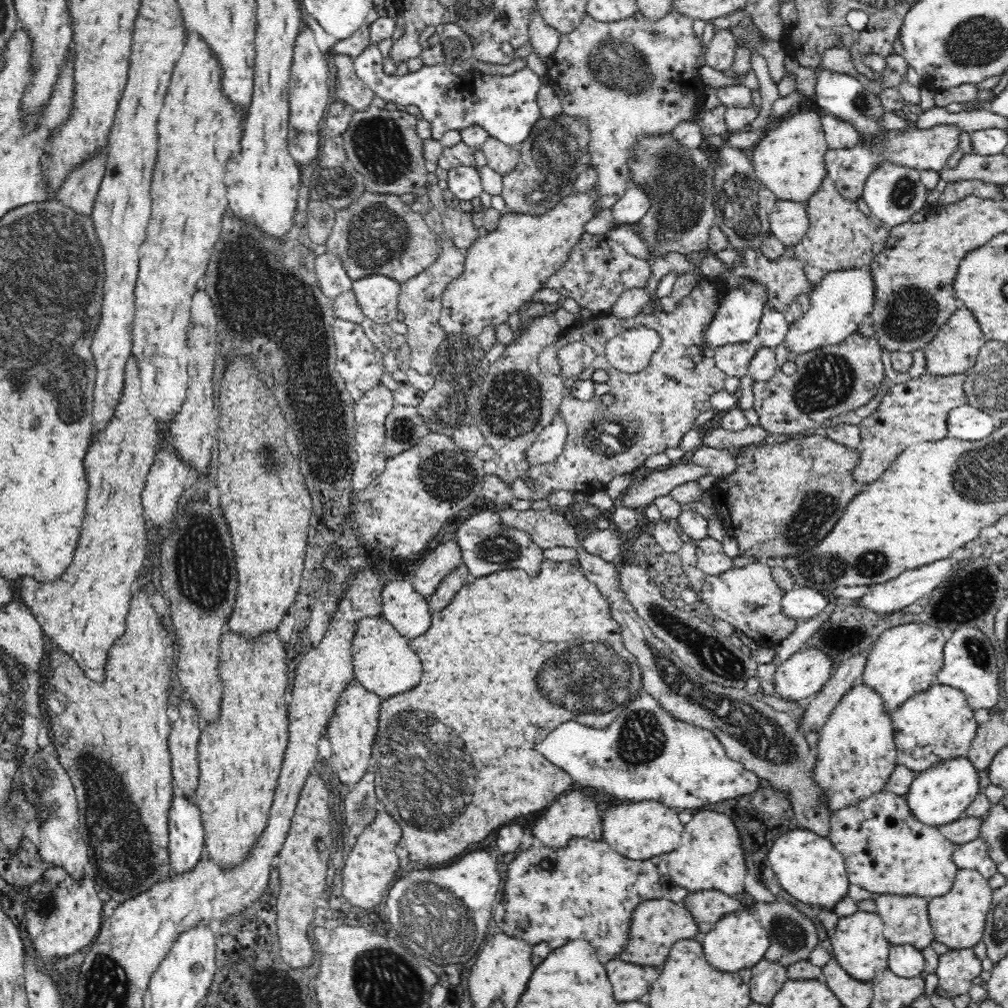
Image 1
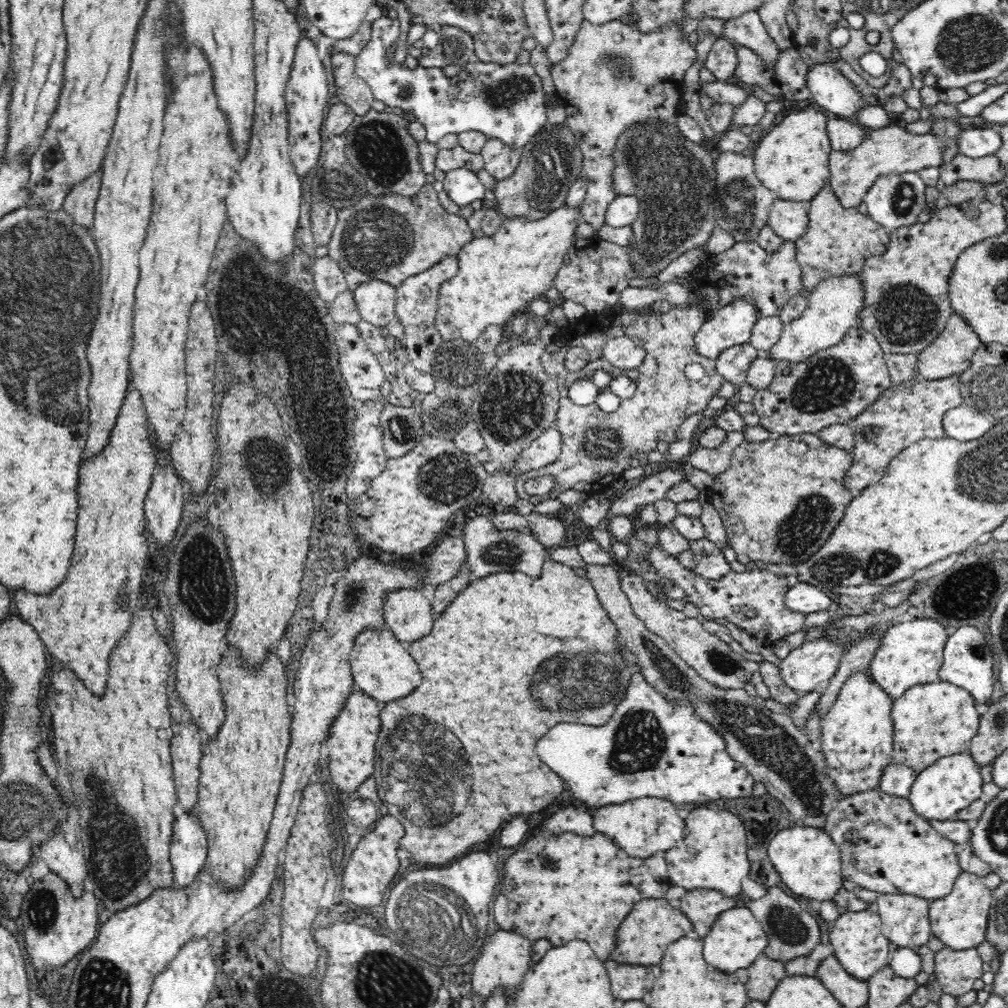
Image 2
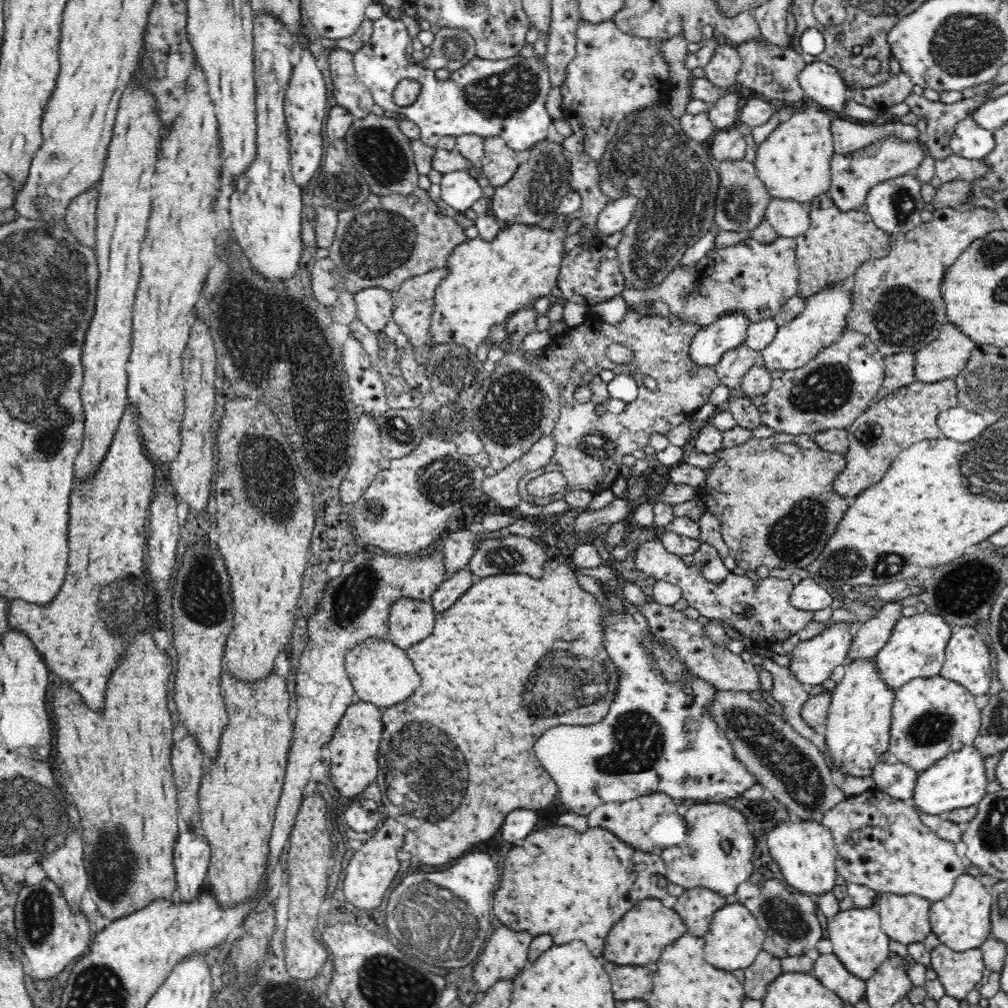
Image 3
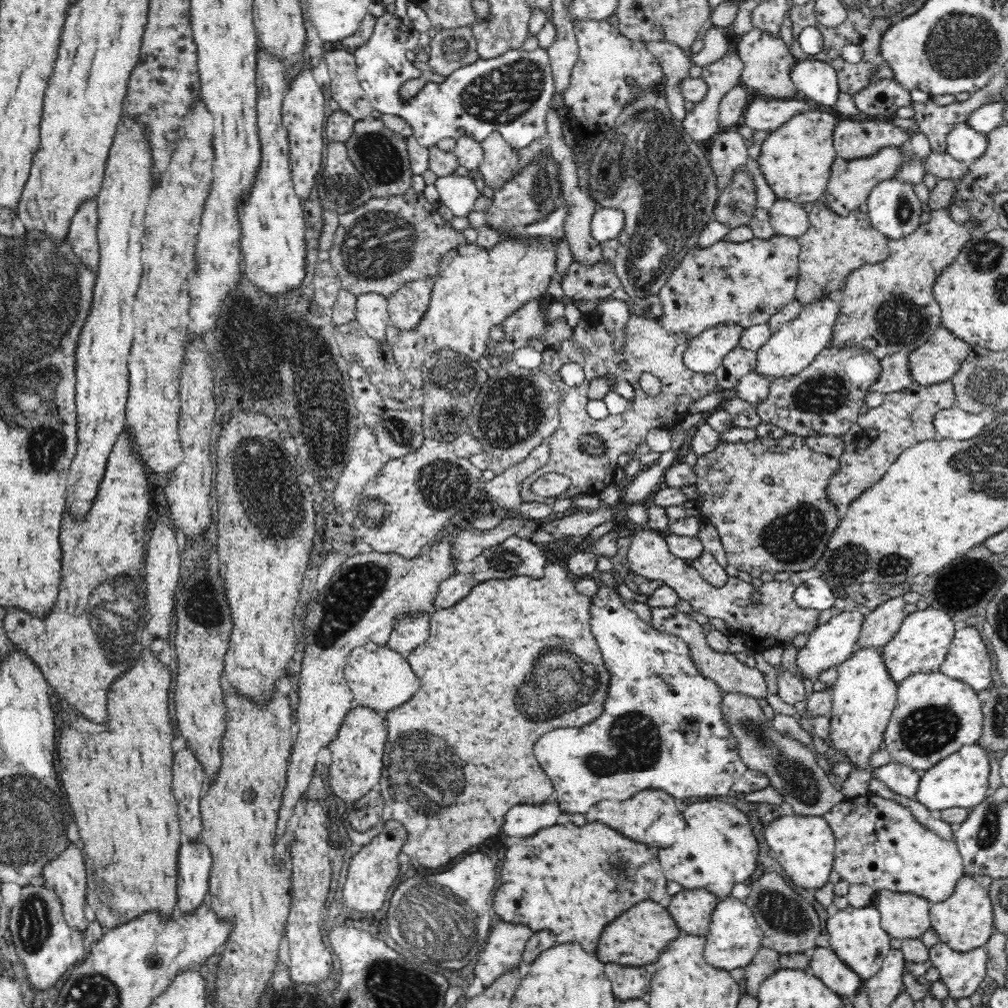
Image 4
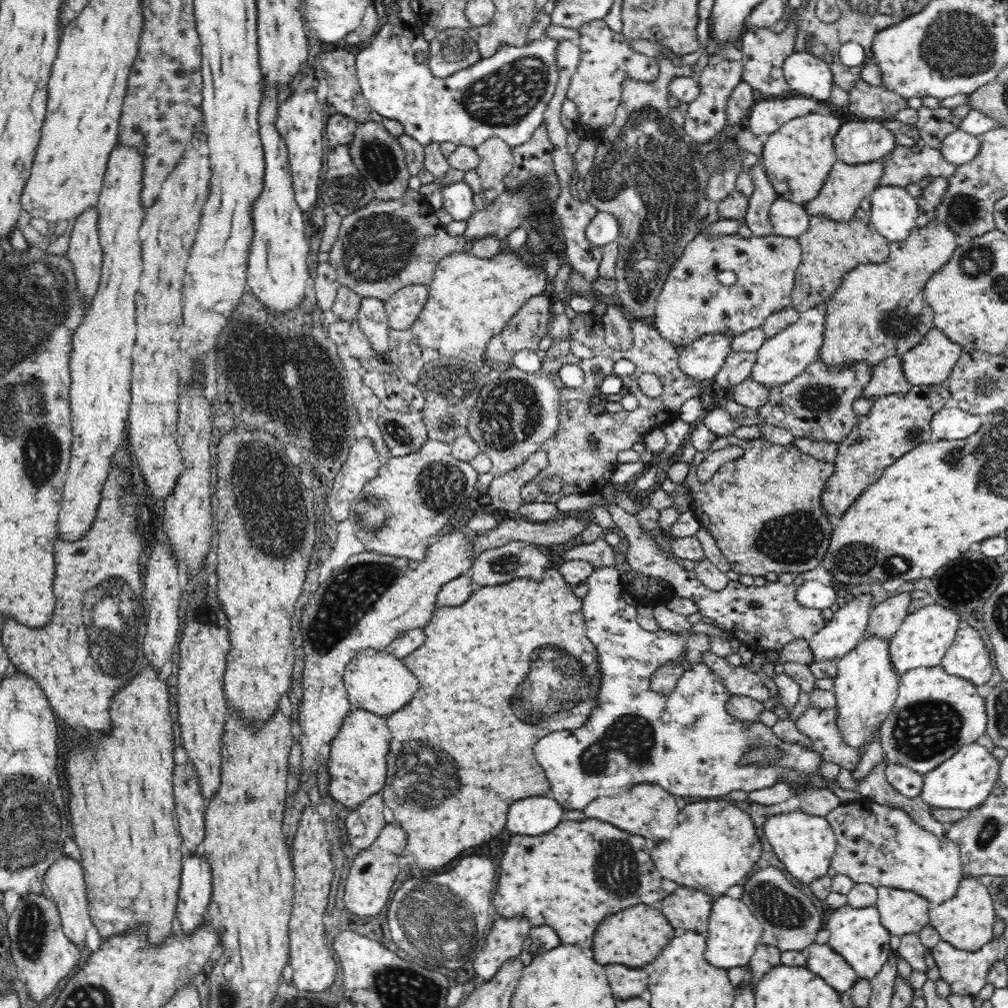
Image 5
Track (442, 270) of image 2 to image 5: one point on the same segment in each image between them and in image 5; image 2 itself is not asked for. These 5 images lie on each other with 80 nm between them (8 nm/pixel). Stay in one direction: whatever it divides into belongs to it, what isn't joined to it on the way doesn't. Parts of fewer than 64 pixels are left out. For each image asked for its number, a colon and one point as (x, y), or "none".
3: (414, 301)
4: (408, 306)
5: (403, 308)

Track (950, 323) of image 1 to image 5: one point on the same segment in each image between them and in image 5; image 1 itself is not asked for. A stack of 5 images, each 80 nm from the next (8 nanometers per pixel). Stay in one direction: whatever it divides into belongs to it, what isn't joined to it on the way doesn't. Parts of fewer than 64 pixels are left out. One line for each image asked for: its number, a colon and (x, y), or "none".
2: (951, 353)
3: (948, 355)
4: (938, 360)
5: (930, 363)

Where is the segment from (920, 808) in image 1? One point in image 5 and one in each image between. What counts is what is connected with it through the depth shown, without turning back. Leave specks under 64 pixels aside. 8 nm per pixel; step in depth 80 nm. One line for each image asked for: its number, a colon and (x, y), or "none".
2: (939, 792)
3: (958, 780)
4: (961, 780)
5: (963, 781)

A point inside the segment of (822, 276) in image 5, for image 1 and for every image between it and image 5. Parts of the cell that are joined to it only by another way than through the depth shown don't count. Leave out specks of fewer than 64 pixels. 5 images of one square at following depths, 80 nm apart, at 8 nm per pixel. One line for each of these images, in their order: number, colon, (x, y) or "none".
1: (840, 236)
2: (839, 240)
3: (837, 243)
4: (835, 245)

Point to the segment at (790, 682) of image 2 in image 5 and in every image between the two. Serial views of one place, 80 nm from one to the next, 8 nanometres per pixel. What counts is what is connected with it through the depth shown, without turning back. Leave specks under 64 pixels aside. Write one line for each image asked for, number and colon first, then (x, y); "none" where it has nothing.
3: (811, 663)
4: (830, 644)
5: (841, 634)

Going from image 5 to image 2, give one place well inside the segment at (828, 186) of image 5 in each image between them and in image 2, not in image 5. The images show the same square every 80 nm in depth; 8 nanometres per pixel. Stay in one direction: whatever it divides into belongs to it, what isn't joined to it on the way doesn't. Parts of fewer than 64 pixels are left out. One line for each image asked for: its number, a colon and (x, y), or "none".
2: (894, 149)
3: (852, 175)
4: (850, 182)

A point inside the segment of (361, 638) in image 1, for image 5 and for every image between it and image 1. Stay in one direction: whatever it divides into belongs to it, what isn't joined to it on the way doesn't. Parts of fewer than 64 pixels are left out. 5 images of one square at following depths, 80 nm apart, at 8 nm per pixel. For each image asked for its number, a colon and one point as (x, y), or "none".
2: (382, 667)
3: (381, 673)
4: (379, 677)
5: (378, 681)

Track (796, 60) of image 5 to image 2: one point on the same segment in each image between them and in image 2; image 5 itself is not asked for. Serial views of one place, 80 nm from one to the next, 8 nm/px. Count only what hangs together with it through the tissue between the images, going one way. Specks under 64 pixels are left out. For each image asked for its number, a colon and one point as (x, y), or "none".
2: (829, 89)
3: (825, 88)
4: (817, 81)

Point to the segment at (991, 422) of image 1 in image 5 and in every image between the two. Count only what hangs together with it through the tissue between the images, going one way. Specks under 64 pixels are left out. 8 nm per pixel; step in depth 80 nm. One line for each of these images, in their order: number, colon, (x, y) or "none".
2: (964, 423)
3: (960, 423)
4: (955, 423)
5: (951, 423)

